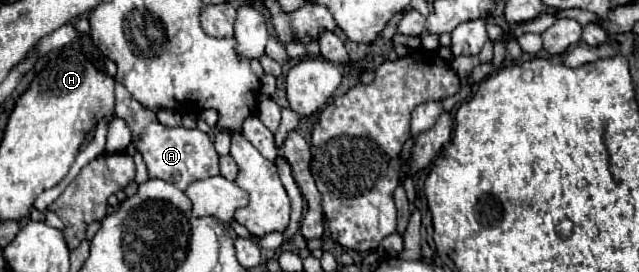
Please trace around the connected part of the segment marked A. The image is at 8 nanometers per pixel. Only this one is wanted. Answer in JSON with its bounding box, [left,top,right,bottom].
[114,84,218,190]

